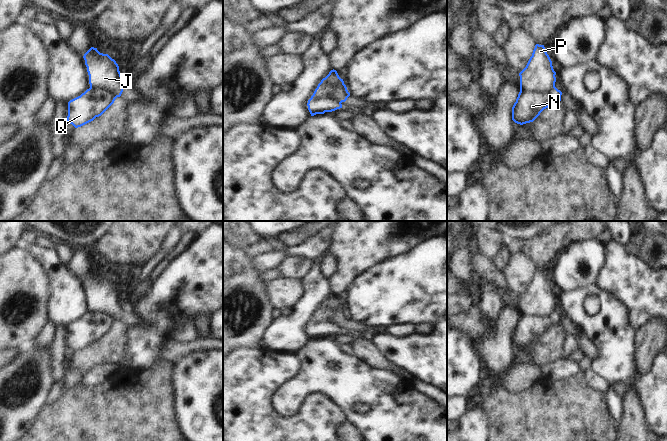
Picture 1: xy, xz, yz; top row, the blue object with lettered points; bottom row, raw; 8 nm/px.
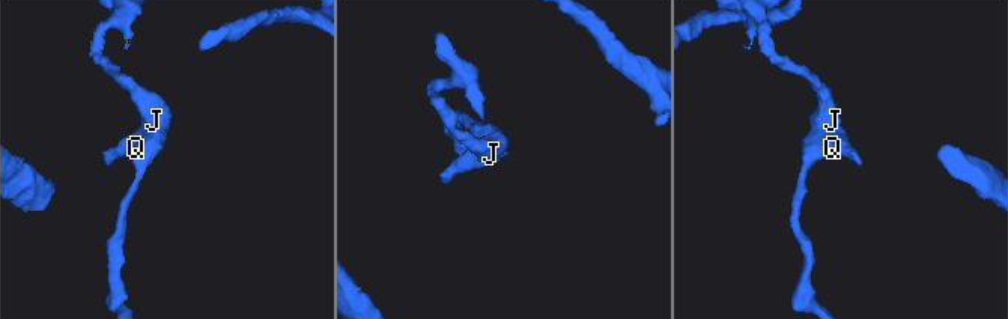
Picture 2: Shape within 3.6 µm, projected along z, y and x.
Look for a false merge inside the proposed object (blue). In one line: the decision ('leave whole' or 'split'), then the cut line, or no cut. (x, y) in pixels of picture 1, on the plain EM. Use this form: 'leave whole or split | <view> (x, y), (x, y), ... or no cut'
split | yz (554, 310), (546, 315), (529, 316), (520, 314)

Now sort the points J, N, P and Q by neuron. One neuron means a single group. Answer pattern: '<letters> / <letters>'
J P / N Q

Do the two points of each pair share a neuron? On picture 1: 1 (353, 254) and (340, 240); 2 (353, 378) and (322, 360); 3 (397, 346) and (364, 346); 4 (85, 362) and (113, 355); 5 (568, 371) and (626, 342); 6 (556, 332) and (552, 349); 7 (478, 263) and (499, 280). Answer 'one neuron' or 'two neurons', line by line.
1: one neuron
2: one neuron
3: two neurons
4: one neuron
5: two neurons
6: one neuron
7: one neuron

